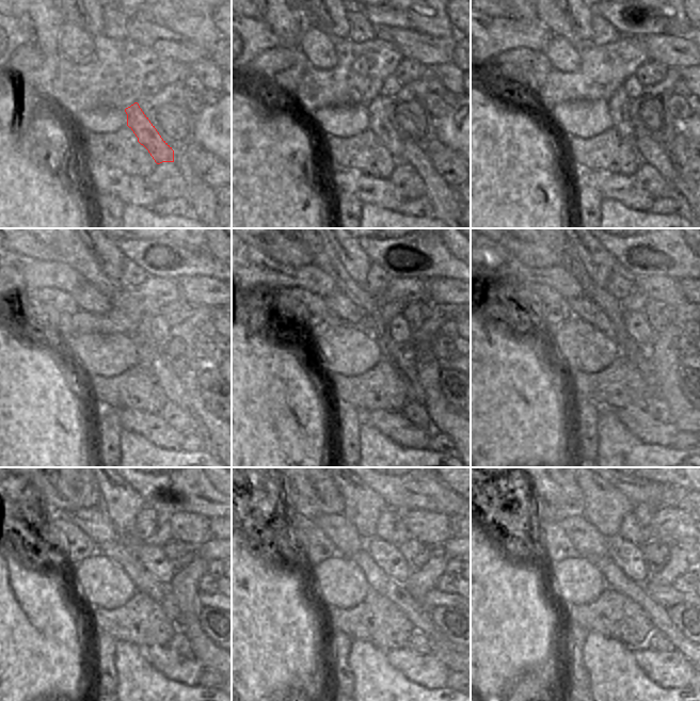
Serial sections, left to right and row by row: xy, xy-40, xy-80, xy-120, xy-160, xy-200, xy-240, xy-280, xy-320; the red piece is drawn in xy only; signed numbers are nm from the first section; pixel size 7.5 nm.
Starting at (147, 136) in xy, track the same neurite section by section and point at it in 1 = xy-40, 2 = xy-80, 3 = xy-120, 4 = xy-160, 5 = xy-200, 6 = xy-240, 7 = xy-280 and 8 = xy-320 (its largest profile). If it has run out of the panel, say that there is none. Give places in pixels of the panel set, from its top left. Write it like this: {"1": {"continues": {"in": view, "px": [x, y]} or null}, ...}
{"1": {"continues": {"in": "xy-40", "px": [379, 123]}}, "2": {"continues": {"in": "xy-80", "px": [619, 105]}}, "3": {"continues": {"in": "xy-120", "px": [143, 340]}}, "4": {"continues": {"in": "xy-160", "px": [382, 336]}}, "5": {"continues": {"in": "xy-200", "px": [636, 300]}}, "6": {"continues": {"in": "xy-240", "px": [162, 532]}}, "7": {"continues": {"in": "xy-280", "px": [400, 514]}}, "8": {"continues": {"in": "xy-320", "px": [645, 512]}}}

